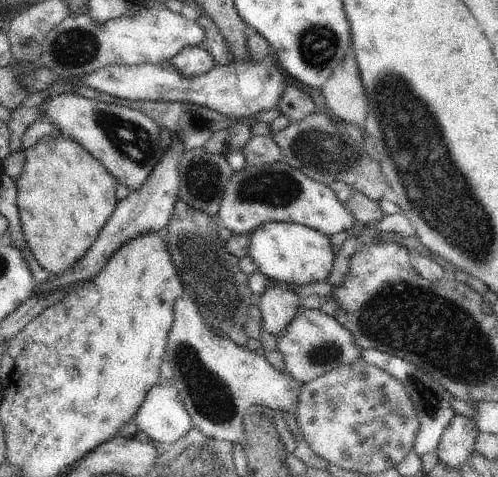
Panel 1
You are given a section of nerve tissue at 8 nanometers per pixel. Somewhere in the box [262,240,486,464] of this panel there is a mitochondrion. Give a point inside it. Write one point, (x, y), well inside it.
(431, 400)

